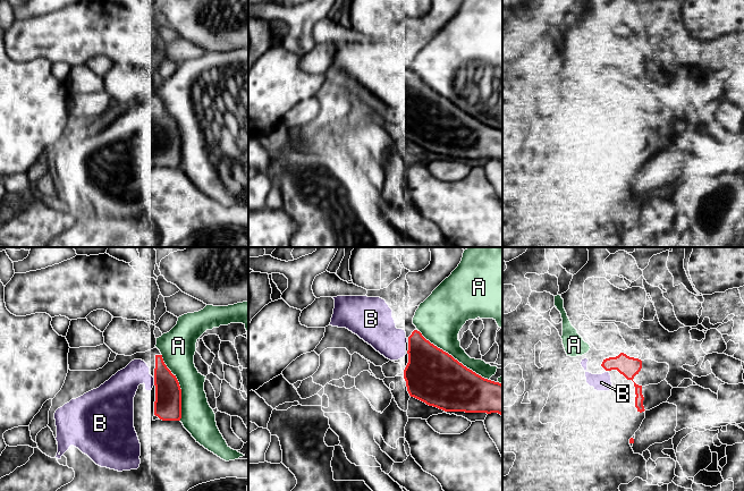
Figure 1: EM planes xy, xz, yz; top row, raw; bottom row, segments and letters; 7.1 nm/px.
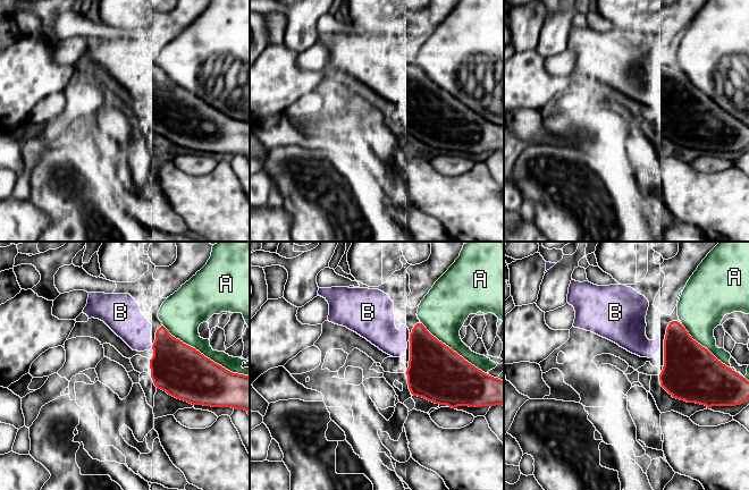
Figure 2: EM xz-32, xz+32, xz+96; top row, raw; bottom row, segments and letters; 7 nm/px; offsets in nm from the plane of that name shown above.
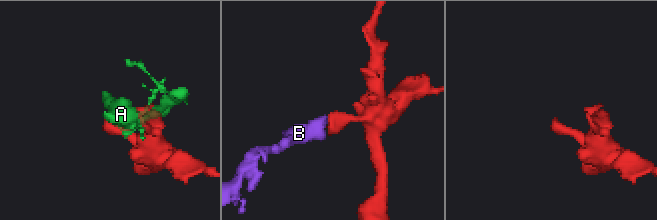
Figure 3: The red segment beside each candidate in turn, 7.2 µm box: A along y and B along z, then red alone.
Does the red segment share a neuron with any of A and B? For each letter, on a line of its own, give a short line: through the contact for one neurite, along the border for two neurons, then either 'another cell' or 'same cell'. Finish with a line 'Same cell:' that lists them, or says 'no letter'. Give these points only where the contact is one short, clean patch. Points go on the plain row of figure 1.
A: another cell
B: same cell
Same cell: B

